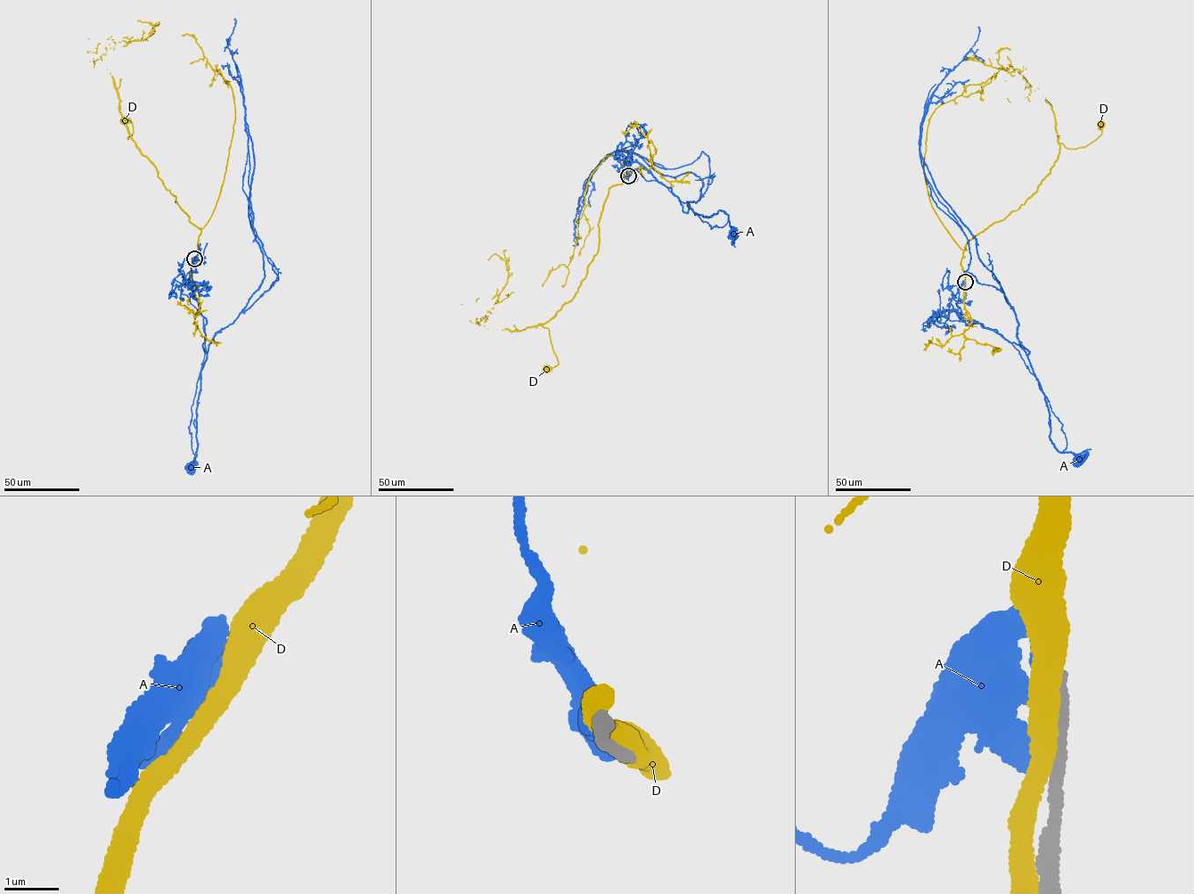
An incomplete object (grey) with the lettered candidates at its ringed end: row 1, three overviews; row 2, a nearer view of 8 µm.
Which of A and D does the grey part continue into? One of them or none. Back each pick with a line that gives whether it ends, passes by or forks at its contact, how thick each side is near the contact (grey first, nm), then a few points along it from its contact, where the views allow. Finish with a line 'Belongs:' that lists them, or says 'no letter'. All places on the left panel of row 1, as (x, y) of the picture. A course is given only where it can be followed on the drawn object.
Belongs: no letter

